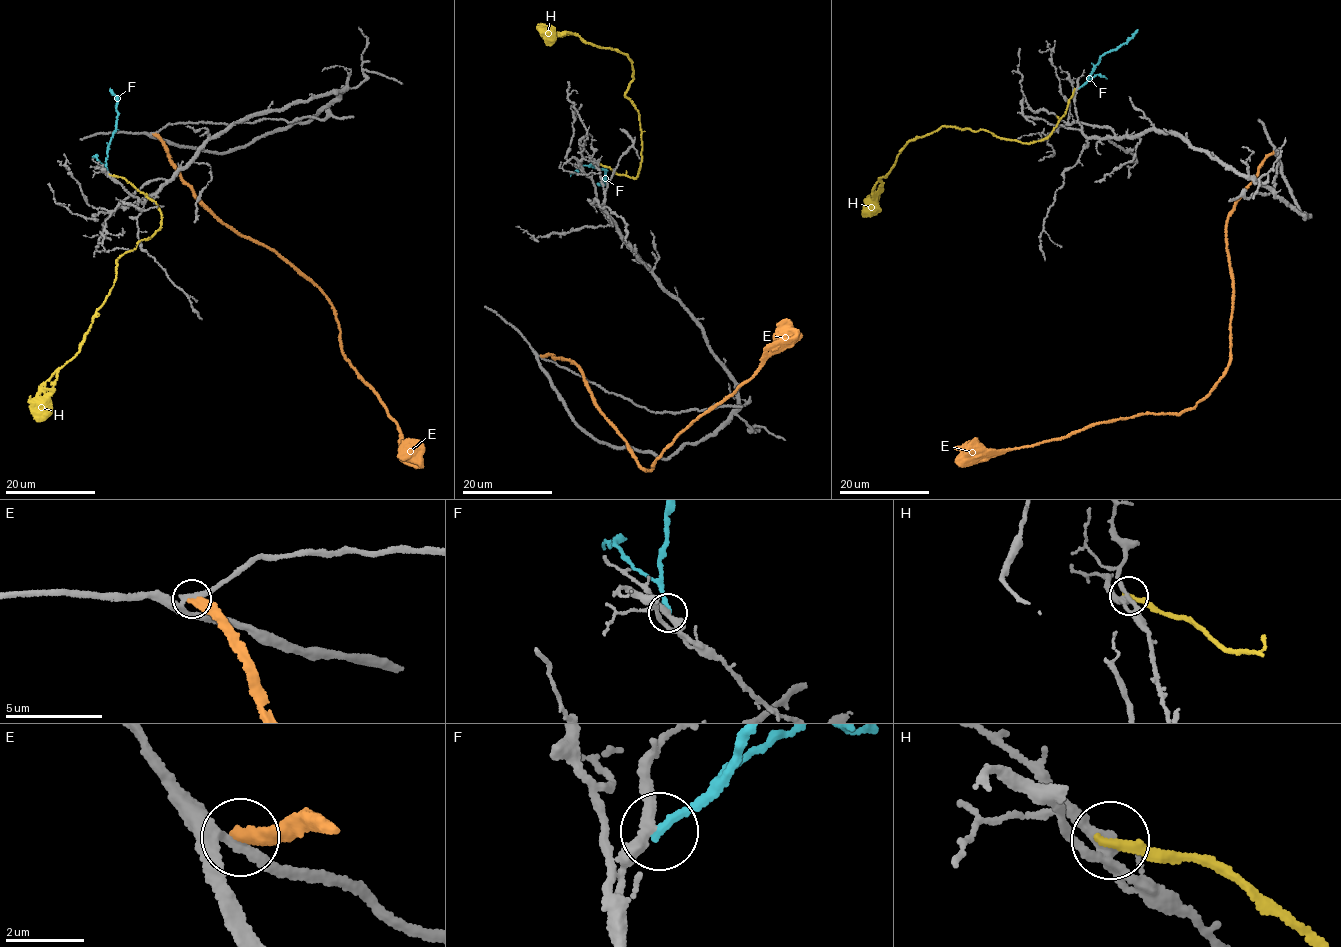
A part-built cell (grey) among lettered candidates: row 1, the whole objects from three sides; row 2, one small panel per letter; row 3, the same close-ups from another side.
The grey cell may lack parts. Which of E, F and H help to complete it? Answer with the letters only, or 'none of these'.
none of these

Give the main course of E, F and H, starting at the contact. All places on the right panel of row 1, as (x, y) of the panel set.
E: (1274, 152), (1225, 231), (1230, 357), (1215, 388), (1179, 413), (1085, 426), (1033, 445), (954, 447)
F: (1079, 87), (1087, 80), (1100, 57), (1115, 50), (1138, 29)
H: (1075, 90), (1043, 139), (1024, 143), (980, 129), (941, 126), (917, 136), (880, 178), (877, 207), (865, 216)

